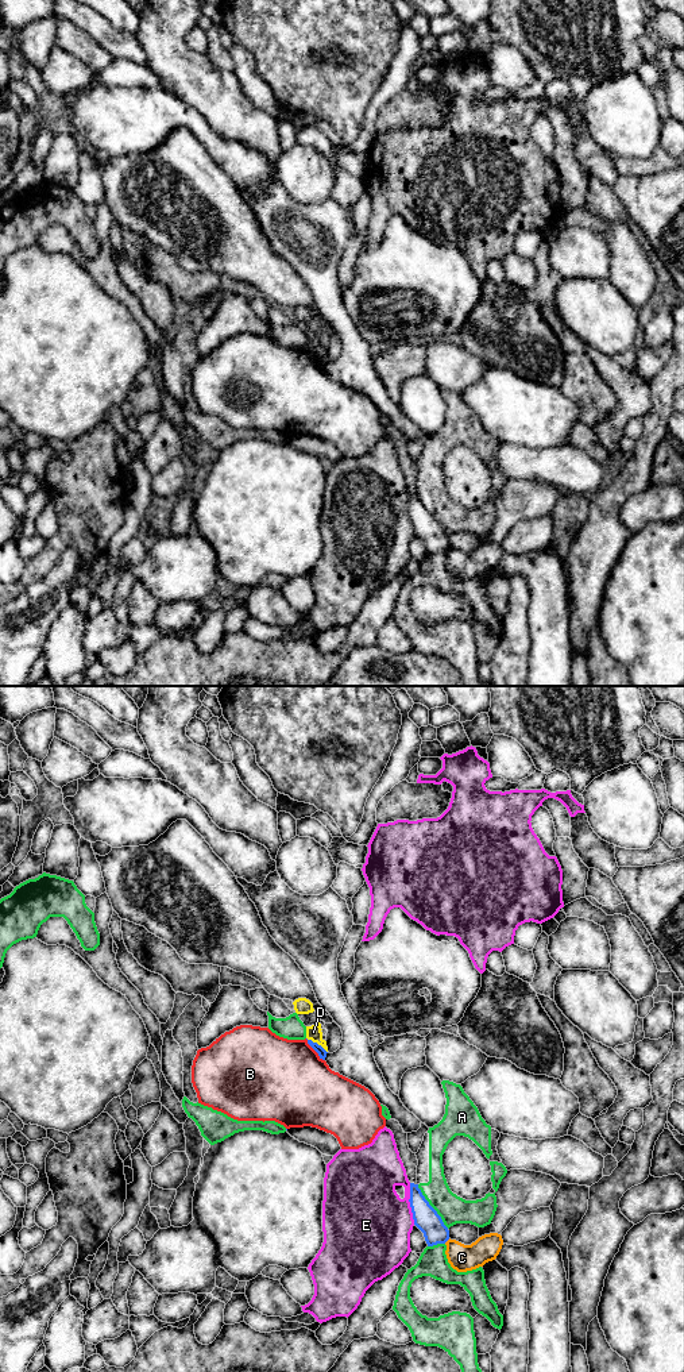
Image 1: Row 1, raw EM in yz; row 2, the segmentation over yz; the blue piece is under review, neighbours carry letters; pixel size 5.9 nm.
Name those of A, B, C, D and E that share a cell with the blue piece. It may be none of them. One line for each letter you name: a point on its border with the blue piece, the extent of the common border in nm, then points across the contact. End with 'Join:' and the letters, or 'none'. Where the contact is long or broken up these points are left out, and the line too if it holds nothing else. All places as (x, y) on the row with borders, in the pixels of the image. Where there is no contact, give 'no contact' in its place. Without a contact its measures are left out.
Join: none

